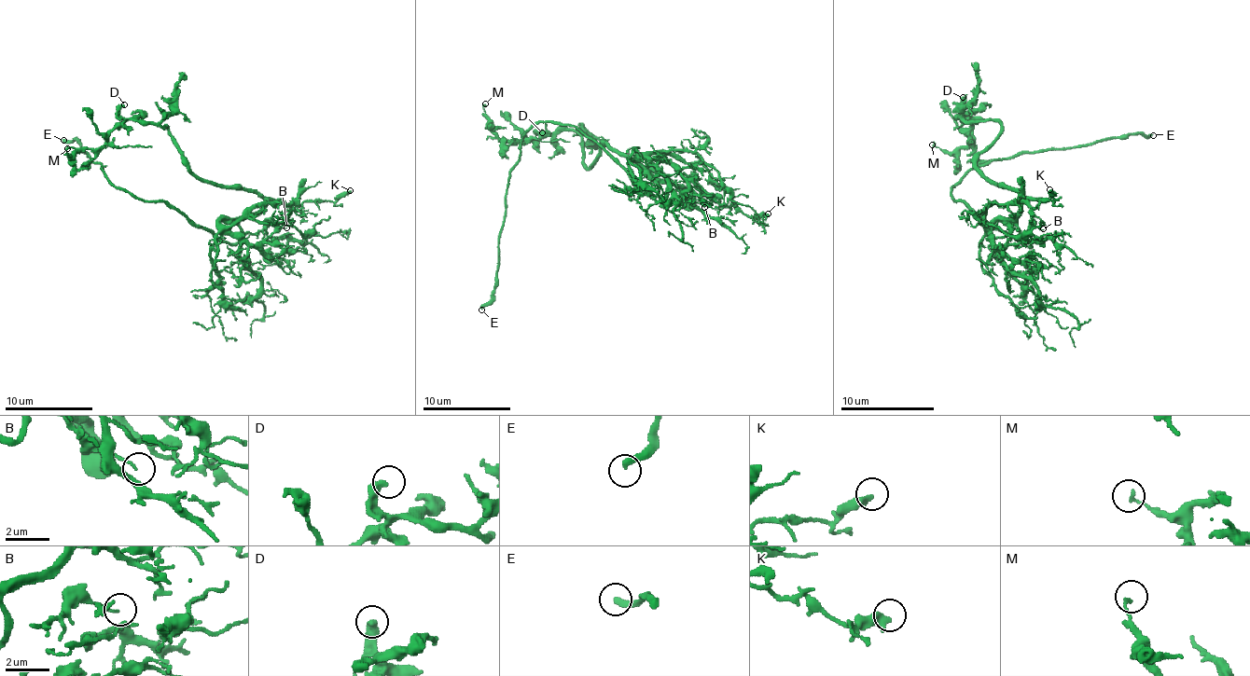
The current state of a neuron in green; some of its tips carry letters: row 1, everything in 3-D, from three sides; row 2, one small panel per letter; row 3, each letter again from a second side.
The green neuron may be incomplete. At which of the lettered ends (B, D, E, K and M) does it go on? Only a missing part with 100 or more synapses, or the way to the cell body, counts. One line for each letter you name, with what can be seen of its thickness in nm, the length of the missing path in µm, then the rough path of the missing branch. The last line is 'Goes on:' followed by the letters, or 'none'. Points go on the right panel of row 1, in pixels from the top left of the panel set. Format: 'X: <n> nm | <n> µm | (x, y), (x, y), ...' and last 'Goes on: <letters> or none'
E: 300 nm | 3 µm | (1153, 135), (1160, 126), (1167, 135)
Goes on: E

